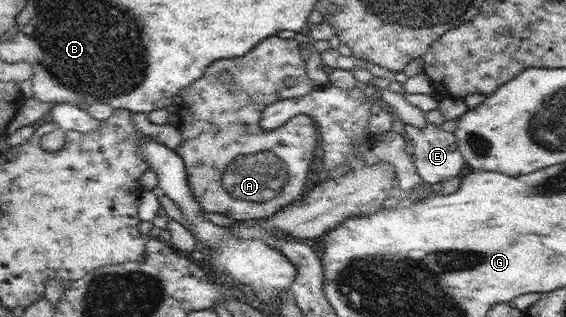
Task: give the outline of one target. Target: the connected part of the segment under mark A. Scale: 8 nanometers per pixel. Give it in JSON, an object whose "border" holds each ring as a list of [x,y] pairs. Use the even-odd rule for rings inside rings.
{"border":[[[273,34],[263,39],[243,57],[219,59],[210,63],[203,77],[180,91],[174,122],[181,130],[183,141],[176,153],[183,159],[191,193],[206,213],[223,214],[239,222],[263,220],[271,218],[285,206],[301,199],[309,185],[307,174],[319,137],[313,119],[308,115],[299,114],[273,130],[261,128],[259,120],[267,105],[282,99],[307,95],[314,88],[307,75],[305,54],[301,44],[295,38],[283,39]],[[221,71],[227,71],[233,77],[233,82],[219,82]],[[287,77],[295,79],[292,87],[285,85]]]}

